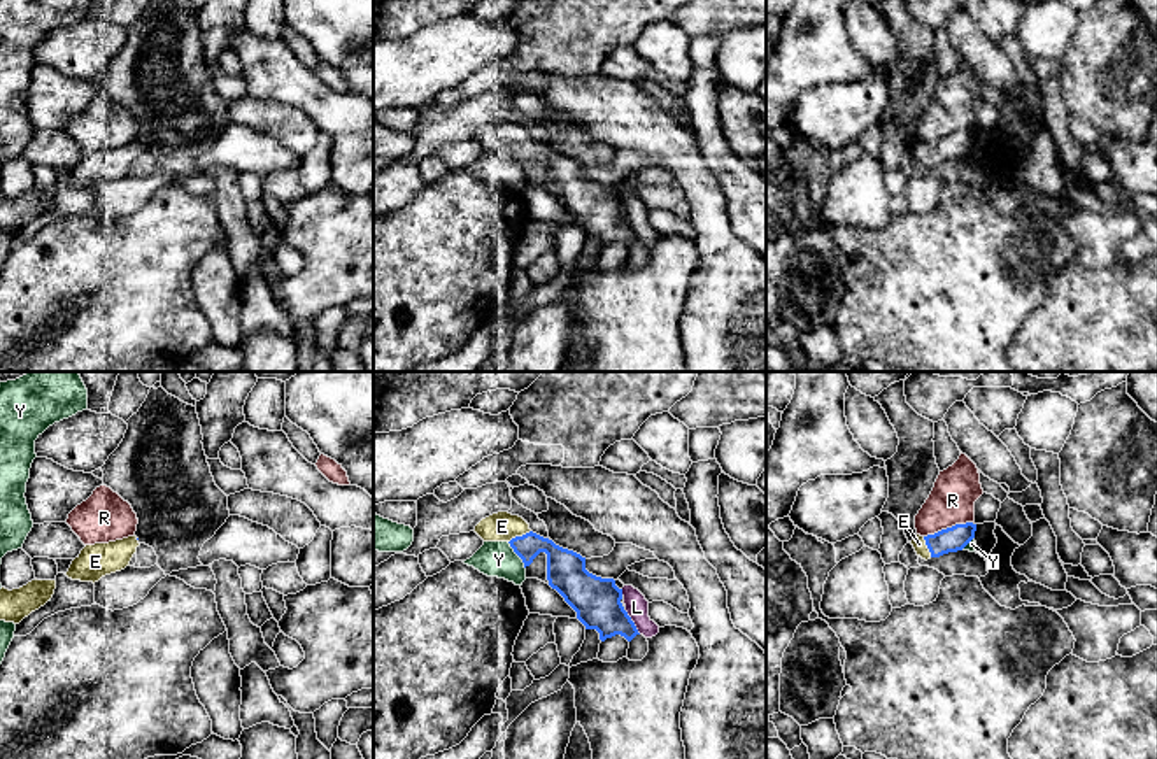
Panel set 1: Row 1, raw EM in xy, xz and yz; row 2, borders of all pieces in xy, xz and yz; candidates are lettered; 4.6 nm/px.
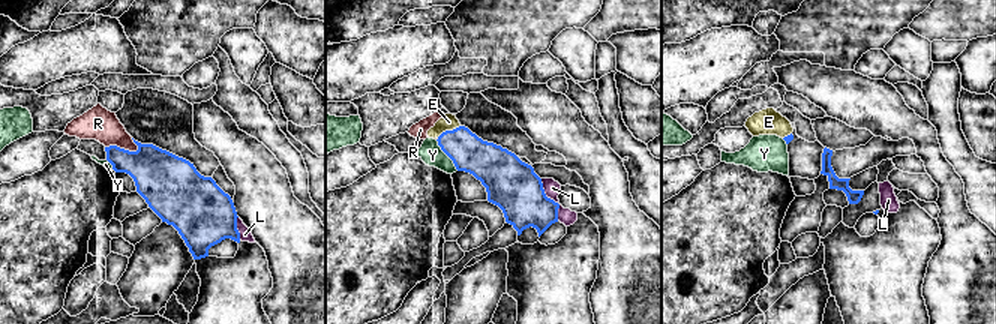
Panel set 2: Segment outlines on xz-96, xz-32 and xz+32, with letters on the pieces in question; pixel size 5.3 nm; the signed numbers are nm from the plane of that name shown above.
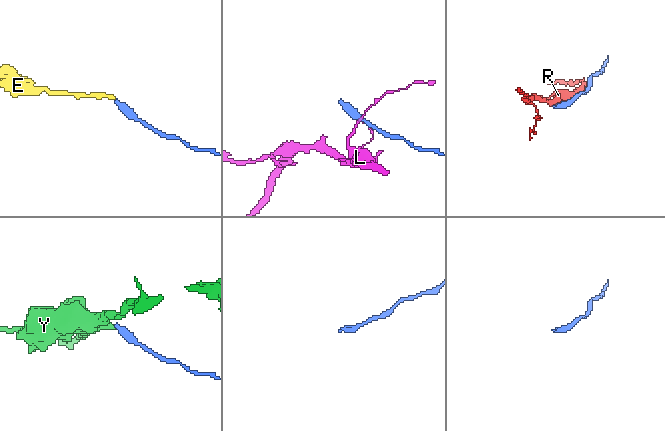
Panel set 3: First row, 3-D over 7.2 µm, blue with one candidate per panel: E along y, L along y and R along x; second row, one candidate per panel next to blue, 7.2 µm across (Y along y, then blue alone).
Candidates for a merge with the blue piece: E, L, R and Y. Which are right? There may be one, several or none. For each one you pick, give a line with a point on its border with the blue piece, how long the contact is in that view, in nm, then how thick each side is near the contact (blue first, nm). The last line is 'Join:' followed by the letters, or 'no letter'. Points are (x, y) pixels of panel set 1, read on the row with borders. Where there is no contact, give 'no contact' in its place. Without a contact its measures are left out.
E: xz (519, 537) | 120 nm | 160/140 nm
Join: E

